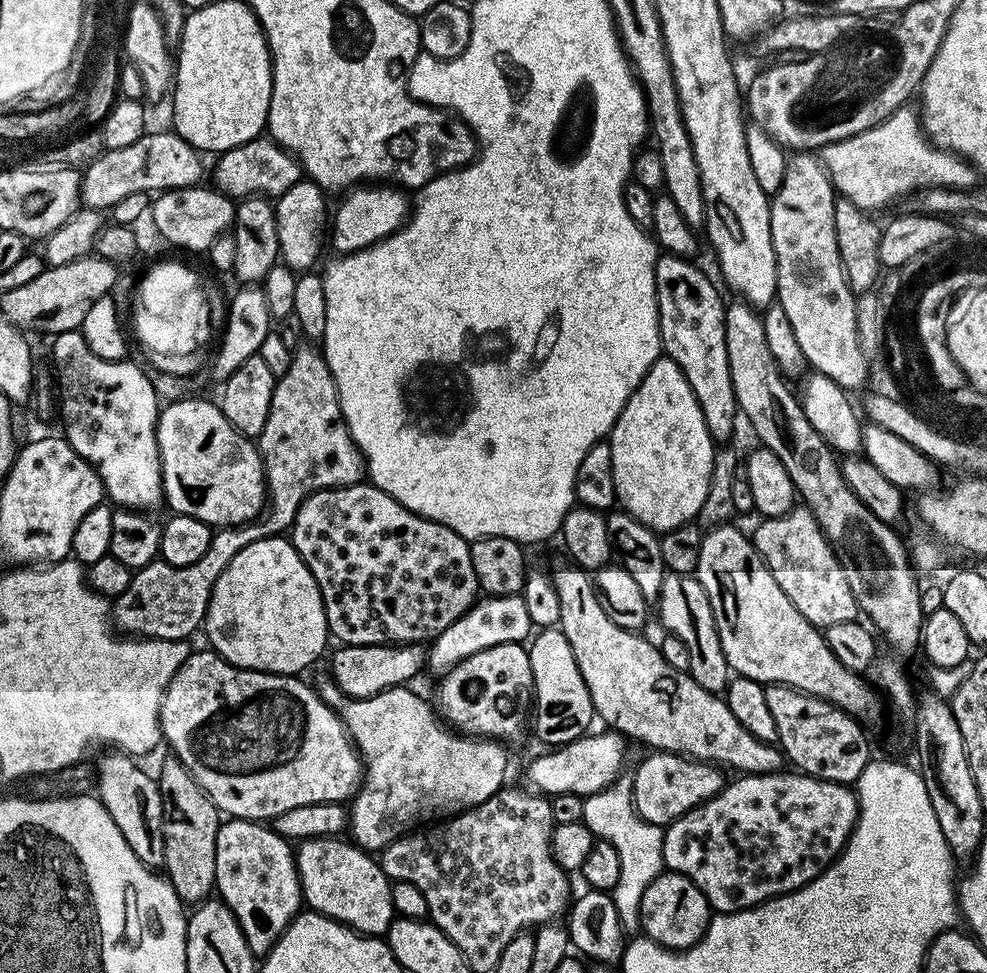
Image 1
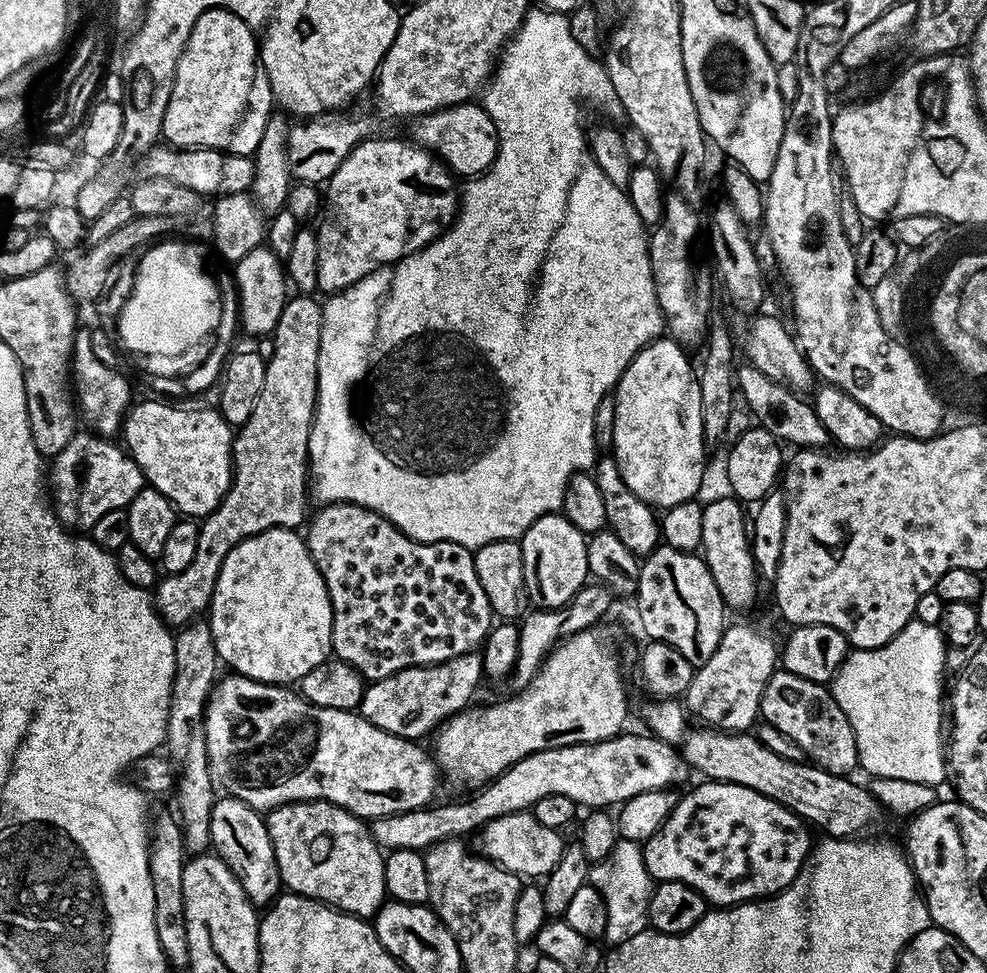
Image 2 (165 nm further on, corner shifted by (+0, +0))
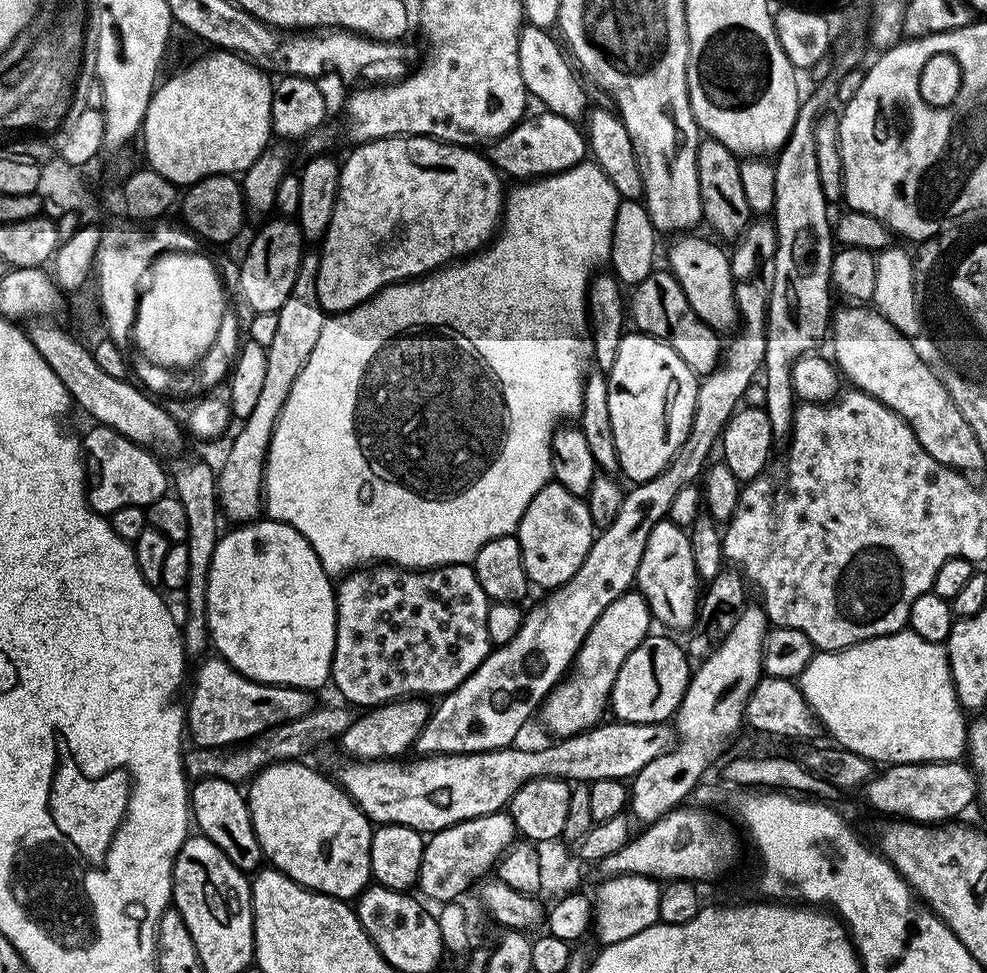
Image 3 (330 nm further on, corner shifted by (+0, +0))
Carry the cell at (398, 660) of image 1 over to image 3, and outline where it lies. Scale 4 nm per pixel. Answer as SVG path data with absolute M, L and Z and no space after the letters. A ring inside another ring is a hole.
M212 654L201 659L196 673L191 673L192 693L186 703L186 732L192 736L192 744L197 748L226 748L234 744L242 744L245 740L252 740L258 734L270 730L279 724L294 722L294 718L302 718L310 714L314 707L313 693L303 688L287 688L281 684L259 684L242 675L236 668L231 668L219 655Z

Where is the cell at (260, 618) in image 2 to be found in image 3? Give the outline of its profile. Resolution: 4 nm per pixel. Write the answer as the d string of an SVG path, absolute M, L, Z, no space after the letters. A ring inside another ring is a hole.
M260 518L255 522L249 522L233 527L233 532L225 531L216 543L214 558L210 562L210 574L208 575L208 634L213 649L229 664L236 668L242 675L251 680L257 680L259 684L281 684L287 688L303 688L305 690L317 690L325 683L329 683L332 674L332 659L334 658L334 642L336 641L336 594L333 581L326 574L318 554L294 530L290 525L283 524L280 520Z

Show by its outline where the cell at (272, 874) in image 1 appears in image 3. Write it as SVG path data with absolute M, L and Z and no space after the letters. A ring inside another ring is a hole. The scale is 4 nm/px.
M222 778L195 781L190 788L190 816L195 827L197 824L200 827L197 829L210 838L210 842L214 842L214 846L218 846L218 850L222 850L222 854L226 854L241 872L255 873L265 863L264 852L254 834L245 793L237 785Z

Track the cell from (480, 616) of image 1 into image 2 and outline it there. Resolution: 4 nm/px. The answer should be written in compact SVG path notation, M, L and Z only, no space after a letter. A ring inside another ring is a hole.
M479 651L467 652L458 658L450 658L441 664L431 664L430 666L418 666L417 668L407 668L390 678L373 680L364 689L364 697L359 706L359 713L378 726L378 730L386 730L395 736L401 736L407 740L419 741L420 736L424 736L428 731L437 729L450 716L464 711L473 703L472 695L476 692L480 680L484 676L484 658Z

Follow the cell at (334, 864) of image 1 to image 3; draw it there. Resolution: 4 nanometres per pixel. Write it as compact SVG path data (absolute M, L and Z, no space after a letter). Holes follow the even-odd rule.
M286 760L263 768L257 776L252 777L246 788L246 799L254 834L264 852L265 861L271 867L285 872L303 888L348 902L359 897L372 880L370 842L374 824L333 777L331 780L304 763L308 762Z

